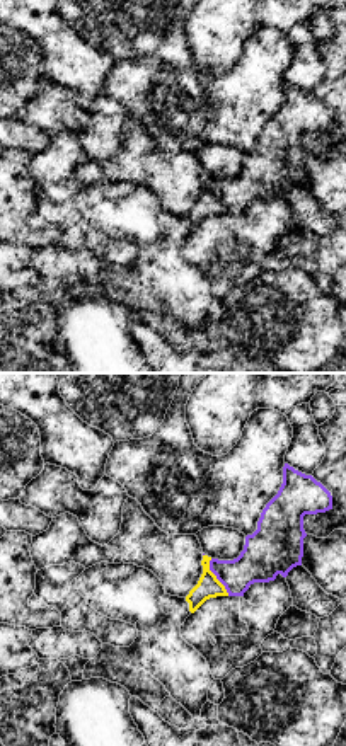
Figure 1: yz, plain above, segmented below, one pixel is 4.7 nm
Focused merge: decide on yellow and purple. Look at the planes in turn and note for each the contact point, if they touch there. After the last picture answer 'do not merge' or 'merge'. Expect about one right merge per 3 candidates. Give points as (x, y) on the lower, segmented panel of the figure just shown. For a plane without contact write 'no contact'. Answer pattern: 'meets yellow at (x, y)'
meets yellow at (215, 578)

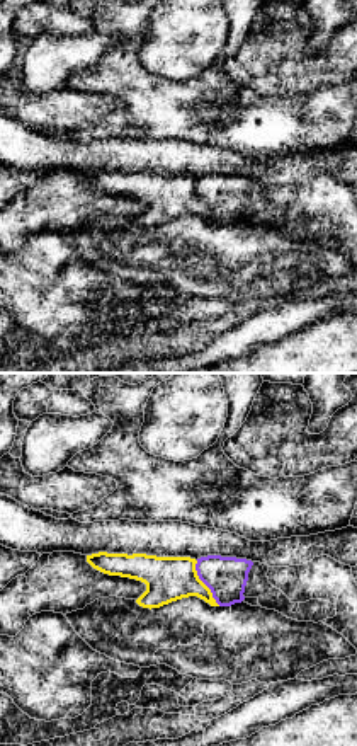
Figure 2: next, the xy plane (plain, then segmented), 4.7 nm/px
meets yellow at (203, 583)

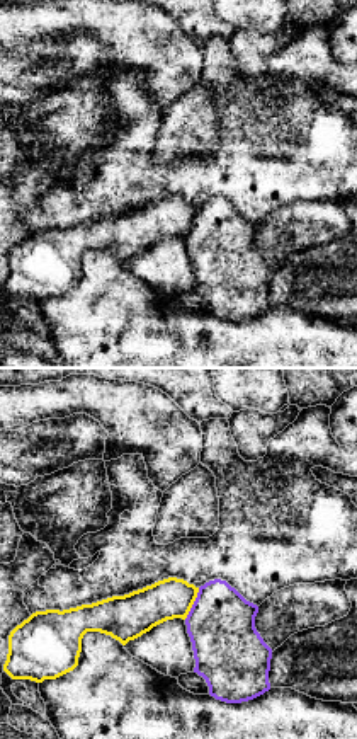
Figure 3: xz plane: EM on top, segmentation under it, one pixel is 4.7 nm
meets yellow at (192, 603)

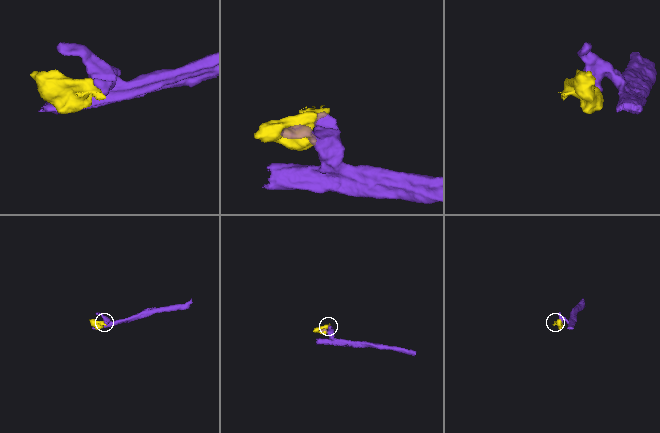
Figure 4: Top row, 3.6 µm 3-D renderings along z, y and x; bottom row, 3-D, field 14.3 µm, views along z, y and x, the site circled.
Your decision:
do not merge

